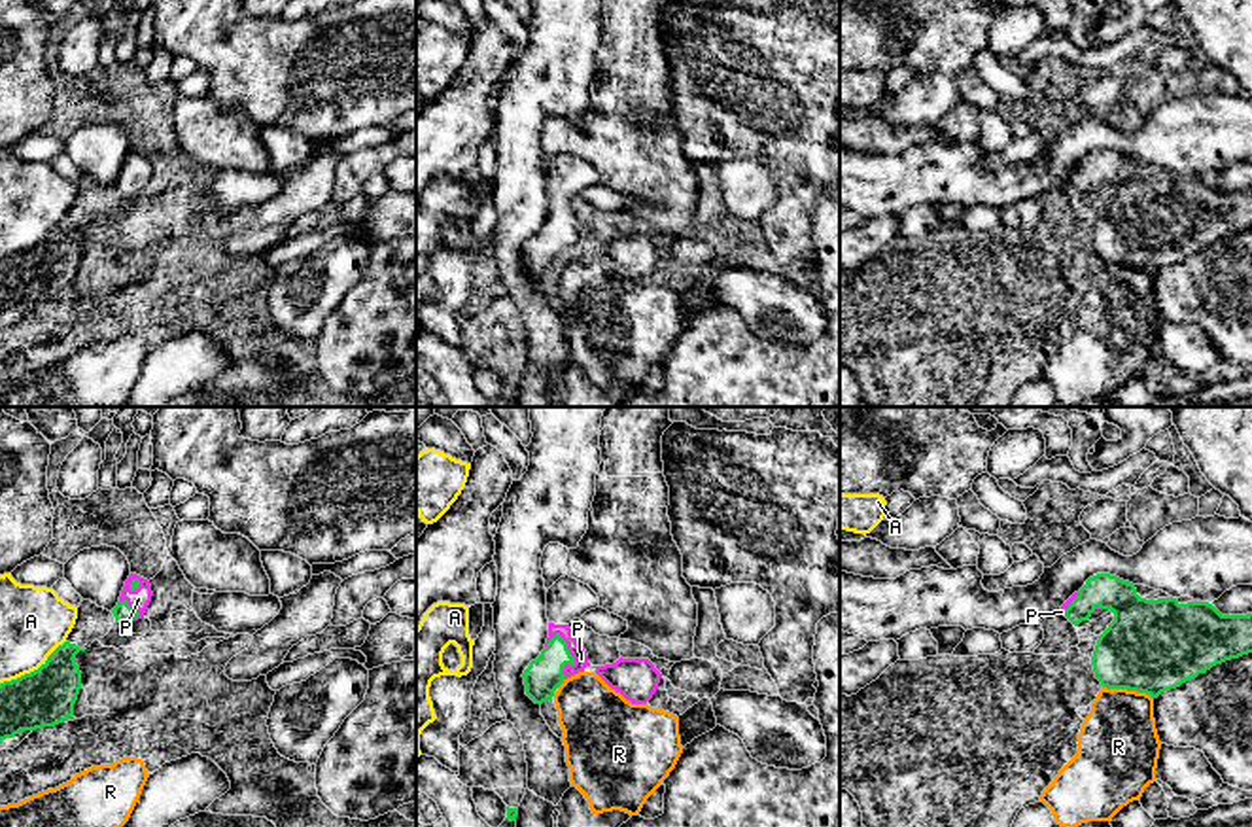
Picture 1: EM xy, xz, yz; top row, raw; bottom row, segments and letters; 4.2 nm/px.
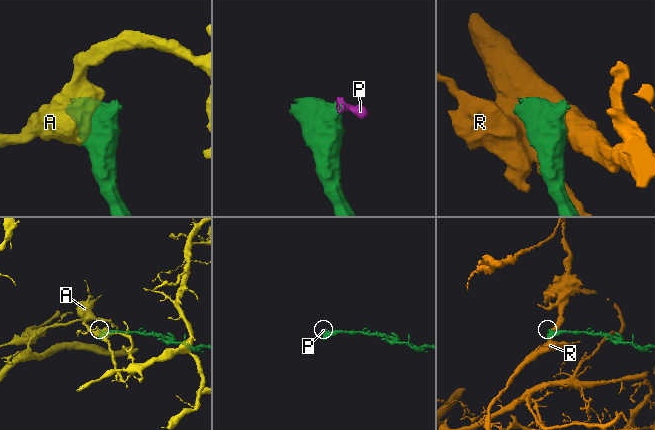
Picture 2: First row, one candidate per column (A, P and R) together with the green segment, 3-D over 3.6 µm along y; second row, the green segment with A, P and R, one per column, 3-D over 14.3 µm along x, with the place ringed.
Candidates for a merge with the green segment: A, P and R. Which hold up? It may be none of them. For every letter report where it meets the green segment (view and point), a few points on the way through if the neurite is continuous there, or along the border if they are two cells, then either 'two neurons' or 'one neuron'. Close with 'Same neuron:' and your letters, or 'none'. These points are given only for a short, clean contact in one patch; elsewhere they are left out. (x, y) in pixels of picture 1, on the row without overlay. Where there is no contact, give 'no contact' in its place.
A: meets green in xy at (34, 246); two neurons
P: meets green in xz at (573, 235); runs through xz (545, 250), (560, 235), (573, 235), (581, 235); one neuron
R: meets green in yz at (1128, 265); two neurons
Same neuron: P

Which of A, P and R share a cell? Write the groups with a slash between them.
A / P / R

